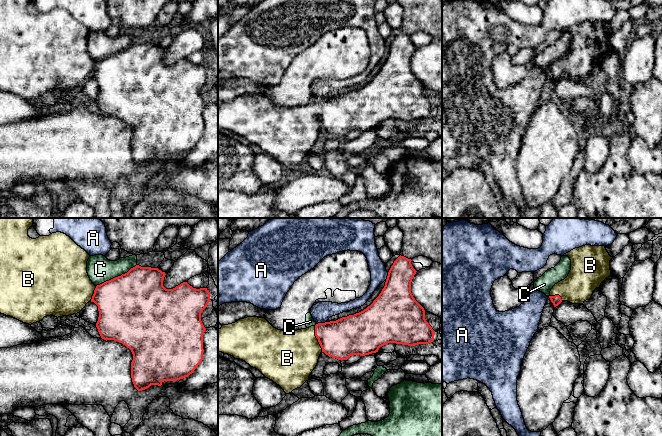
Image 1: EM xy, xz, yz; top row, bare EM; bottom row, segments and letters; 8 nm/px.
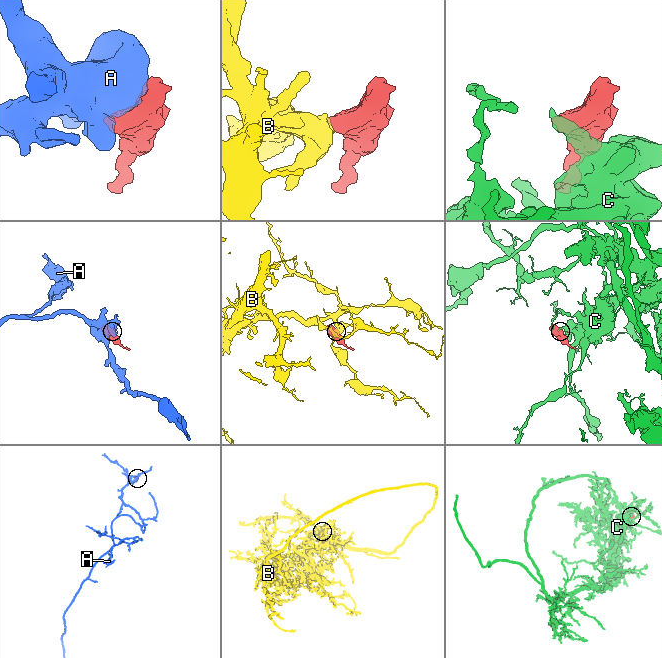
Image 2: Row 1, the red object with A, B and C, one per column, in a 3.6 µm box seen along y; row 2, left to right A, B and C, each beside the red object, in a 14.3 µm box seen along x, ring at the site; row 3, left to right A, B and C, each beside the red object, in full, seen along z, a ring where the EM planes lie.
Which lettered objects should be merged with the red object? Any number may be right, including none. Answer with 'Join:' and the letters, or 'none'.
Join: B

